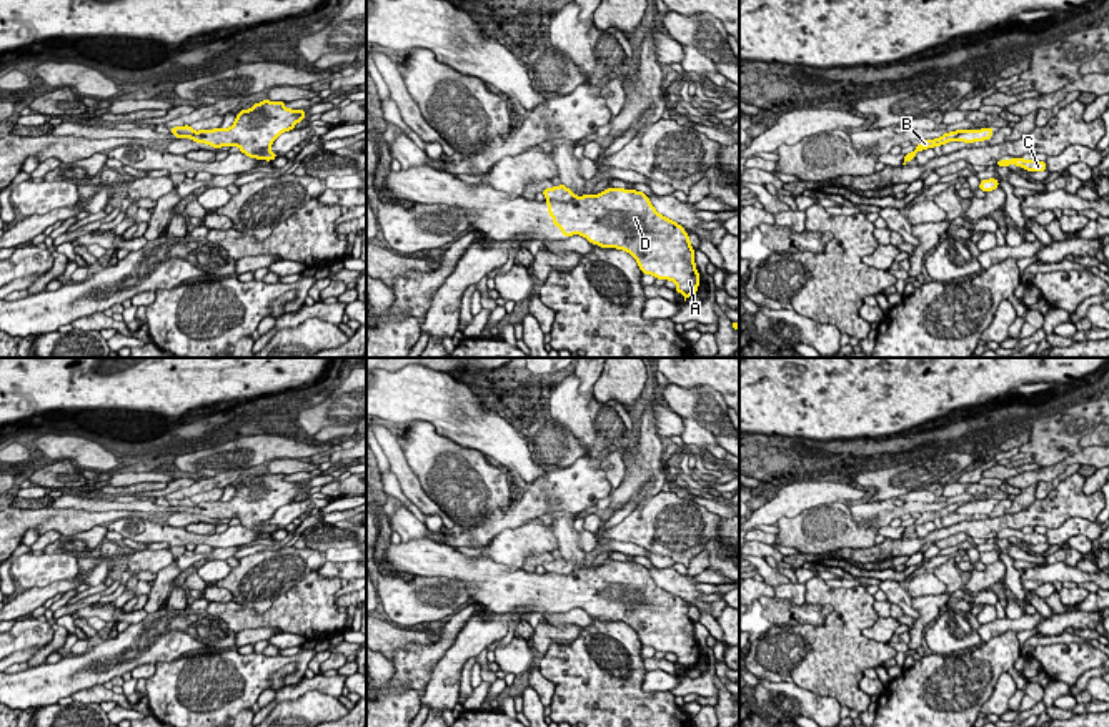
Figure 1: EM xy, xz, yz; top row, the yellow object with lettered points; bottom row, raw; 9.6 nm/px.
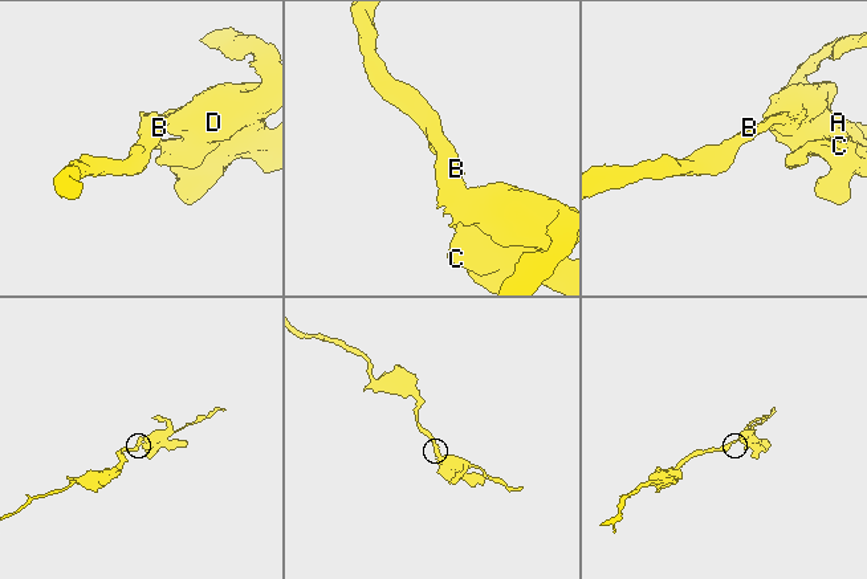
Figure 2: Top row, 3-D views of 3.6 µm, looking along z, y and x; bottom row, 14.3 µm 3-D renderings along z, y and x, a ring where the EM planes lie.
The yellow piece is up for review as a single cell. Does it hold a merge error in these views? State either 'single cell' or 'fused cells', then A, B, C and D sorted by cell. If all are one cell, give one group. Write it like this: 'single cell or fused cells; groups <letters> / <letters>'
fused cells; groups A C D / B

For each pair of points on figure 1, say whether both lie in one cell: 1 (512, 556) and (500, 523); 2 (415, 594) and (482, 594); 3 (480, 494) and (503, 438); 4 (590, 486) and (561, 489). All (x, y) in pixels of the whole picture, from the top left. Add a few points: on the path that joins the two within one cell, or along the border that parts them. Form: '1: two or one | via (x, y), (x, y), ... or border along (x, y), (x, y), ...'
1: two | border along (512, 528), (495, 536)
2: two | border along (433, 576), (457, 579), (470, 598)
3: two | border along (447, 438), (483, 453)
4: one | via (583, 486), (568, 488)

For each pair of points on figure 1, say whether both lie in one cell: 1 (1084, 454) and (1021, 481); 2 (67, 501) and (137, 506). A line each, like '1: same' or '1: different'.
1: same
2: same

